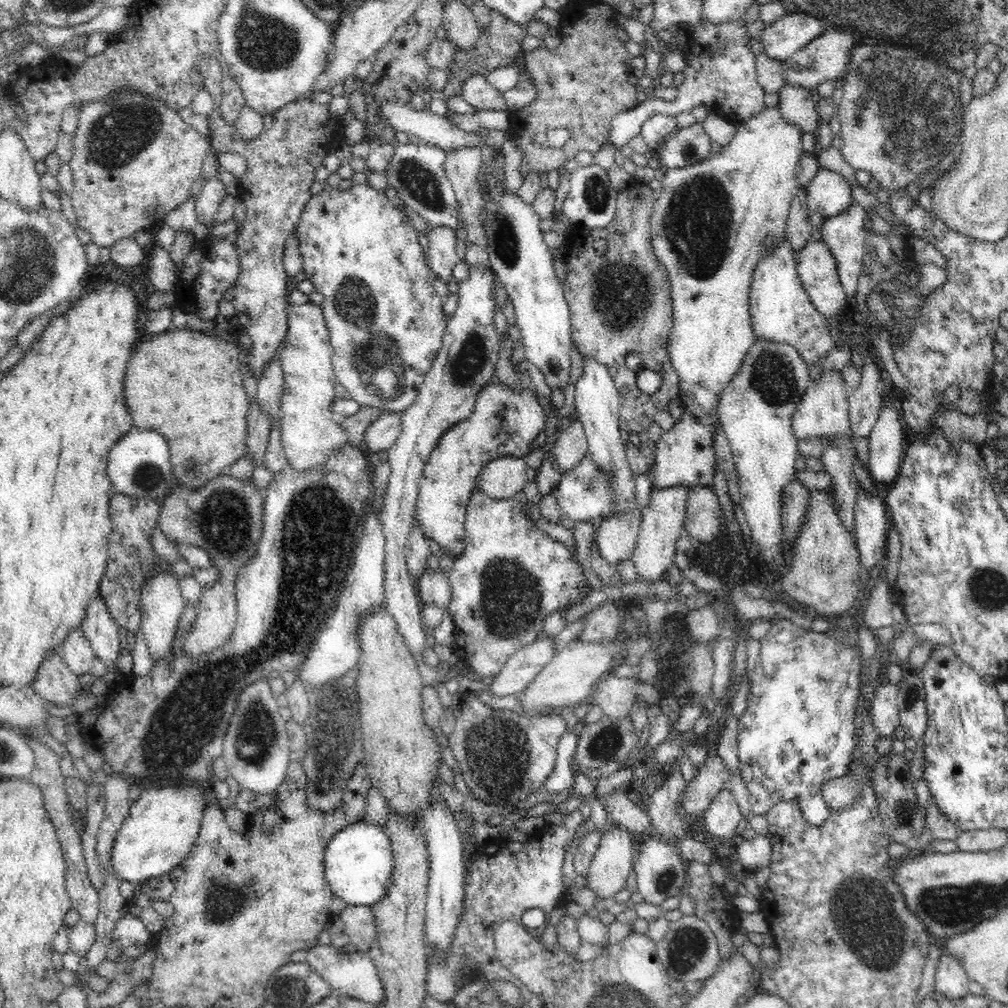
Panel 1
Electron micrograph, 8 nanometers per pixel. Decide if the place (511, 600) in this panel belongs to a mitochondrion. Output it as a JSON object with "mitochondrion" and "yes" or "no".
{"mitochondrion":"yes"}

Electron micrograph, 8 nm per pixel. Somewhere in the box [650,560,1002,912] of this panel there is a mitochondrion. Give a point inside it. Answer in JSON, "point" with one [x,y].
{"point":[668,875]}

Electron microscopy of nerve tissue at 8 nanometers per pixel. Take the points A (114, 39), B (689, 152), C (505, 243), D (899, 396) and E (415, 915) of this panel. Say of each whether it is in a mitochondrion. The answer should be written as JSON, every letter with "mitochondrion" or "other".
{"A":"other","B":"mitochondrion","C":"mitochondrion","D":"other","E":"other"}

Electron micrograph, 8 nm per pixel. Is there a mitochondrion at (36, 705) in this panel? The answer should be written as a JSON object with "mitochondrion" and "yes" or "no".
{"mitochondrion":"no"}

